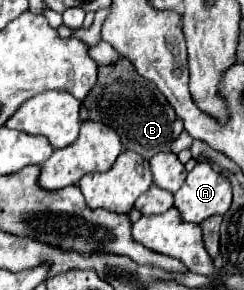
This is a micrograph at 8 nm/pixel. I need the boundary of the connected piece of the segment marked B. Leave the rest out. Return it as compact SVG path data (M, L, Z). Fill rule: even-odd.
M120 56L116 64L98 66L98 80L80 106L80 120L110 126L120 136L122 146L144 156L144 160L150 160L158 152L168 152L170 144L184 130L182 120L176 116L162 92L154 84L146 82L126 56Z

